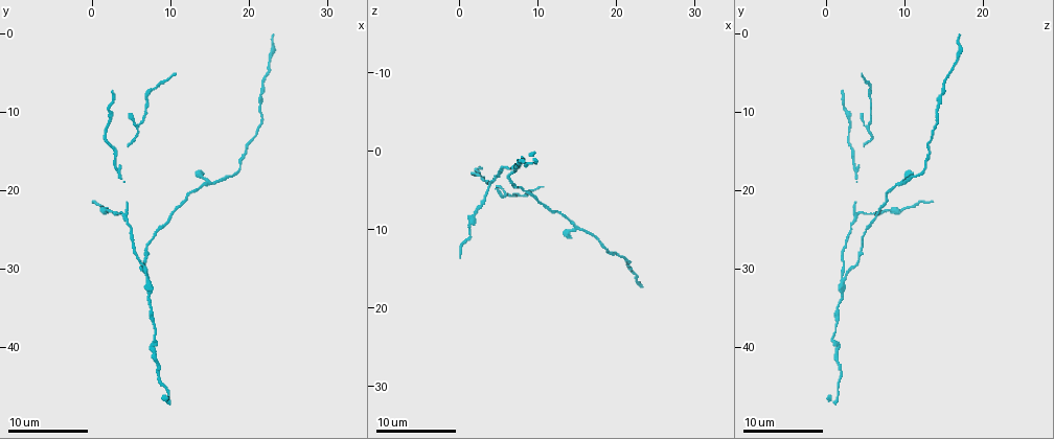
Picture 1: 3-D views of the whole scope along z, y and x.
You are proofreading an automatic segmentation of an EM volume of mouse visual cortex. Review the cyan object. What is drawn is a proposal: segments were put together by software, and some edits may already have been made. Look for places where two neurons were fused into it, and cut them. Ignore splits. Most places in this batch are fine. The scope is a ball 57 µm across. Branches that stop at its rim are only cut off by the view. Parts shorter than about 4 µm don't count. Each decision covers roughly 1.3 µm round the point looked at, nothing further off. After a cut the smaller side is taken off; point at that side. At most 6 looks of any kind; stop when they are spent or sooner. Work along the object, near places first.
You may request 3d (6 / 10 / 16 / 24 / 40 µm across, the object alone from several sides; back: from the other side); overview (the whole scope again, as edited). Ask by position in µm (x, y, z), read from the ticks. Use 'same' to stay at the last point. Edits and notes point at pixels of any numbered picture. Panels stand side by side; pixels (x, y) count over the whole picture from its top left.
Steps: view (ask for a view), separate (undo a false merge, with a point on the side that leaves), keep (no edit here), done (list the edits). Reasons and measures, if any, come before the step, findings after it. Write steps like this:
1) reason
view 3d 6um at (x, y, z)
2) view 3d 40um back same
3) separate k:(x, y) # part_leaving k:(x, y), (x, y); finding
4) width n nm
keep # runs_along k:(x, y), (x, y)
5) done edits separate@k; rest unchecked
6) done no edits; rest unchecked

view 3d 10um at (6.0, 11.2, 5.8)

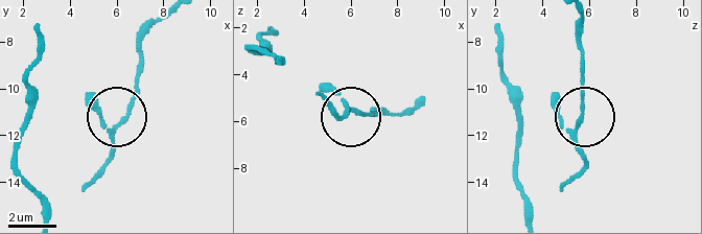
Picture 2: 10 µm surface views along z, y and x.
view 3d 10um back at (6.2, 11.5, 5.6)

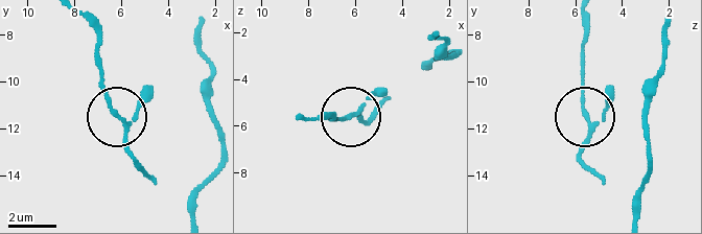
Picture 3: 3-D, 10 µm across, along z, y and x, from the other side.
keep # one neuron here

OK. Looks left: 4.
branch point
view 3d 6um at (6.8, 30.2, 2.0)

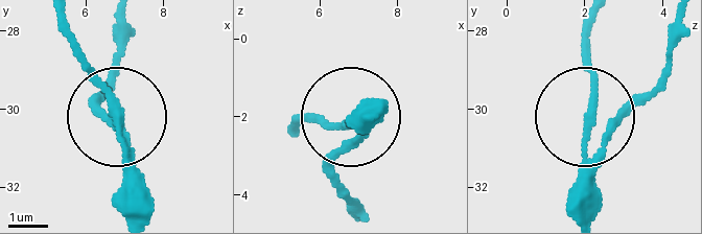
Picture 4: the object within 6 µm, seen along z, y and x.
side_arm 20 um; arms 3
keep # one neuron here

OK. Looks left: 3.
branch point
view 3d 10um at (4.0, 23.2, 4.0)

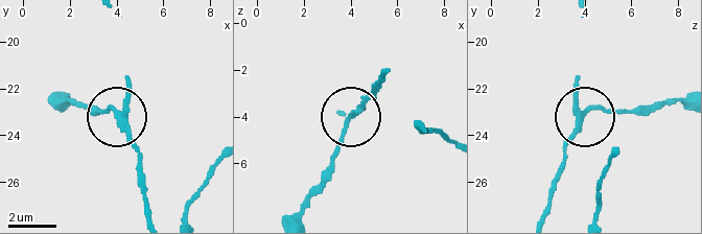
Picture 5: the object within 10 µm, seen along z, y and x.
arms 3
separate 5:(109, 111) # part_leaving 5:(122, 120), (111, 110), (65, 103); two neurons meet here

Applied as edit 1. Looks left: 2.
done edits separate@5; rest unchecked

